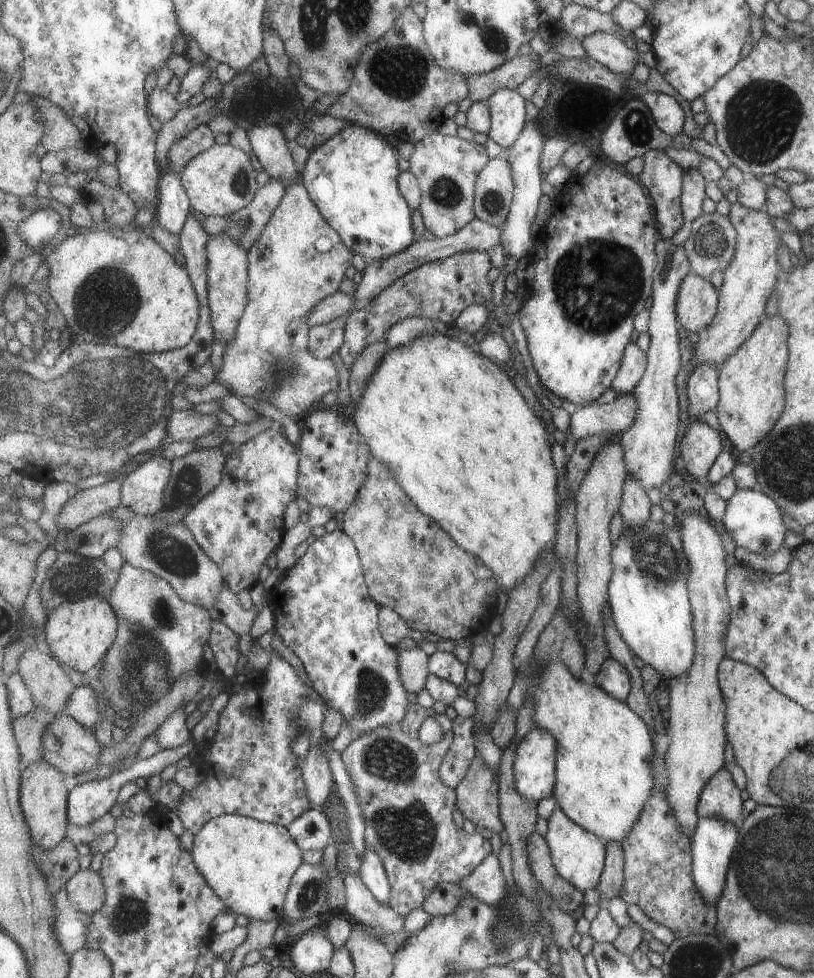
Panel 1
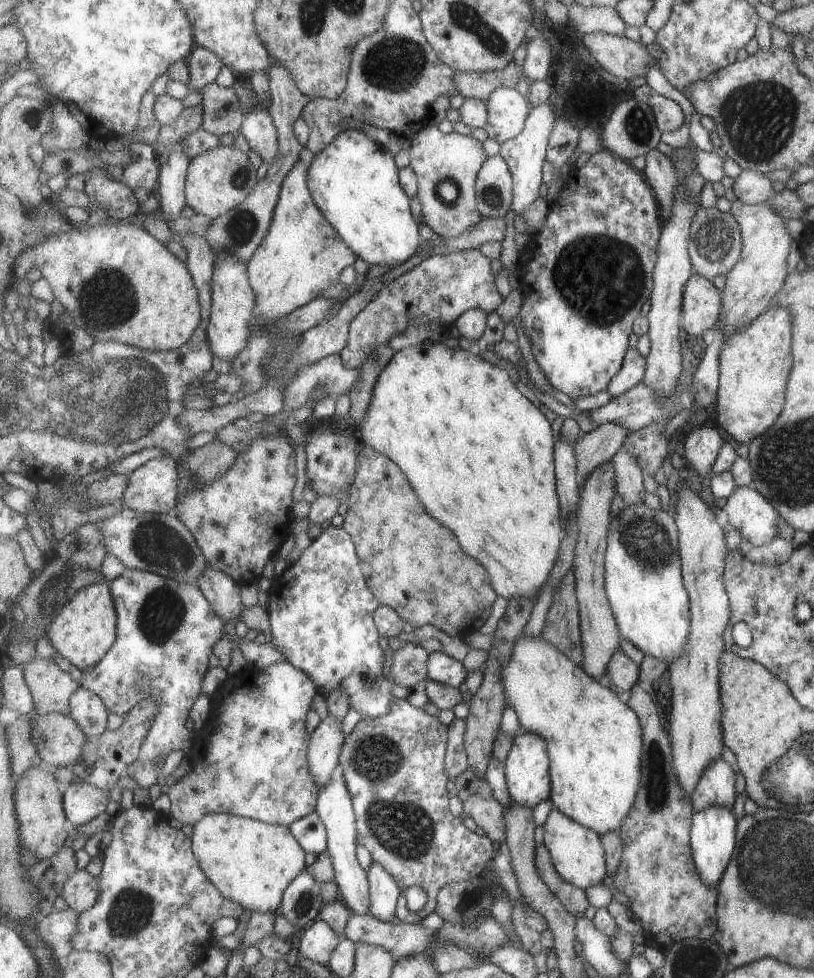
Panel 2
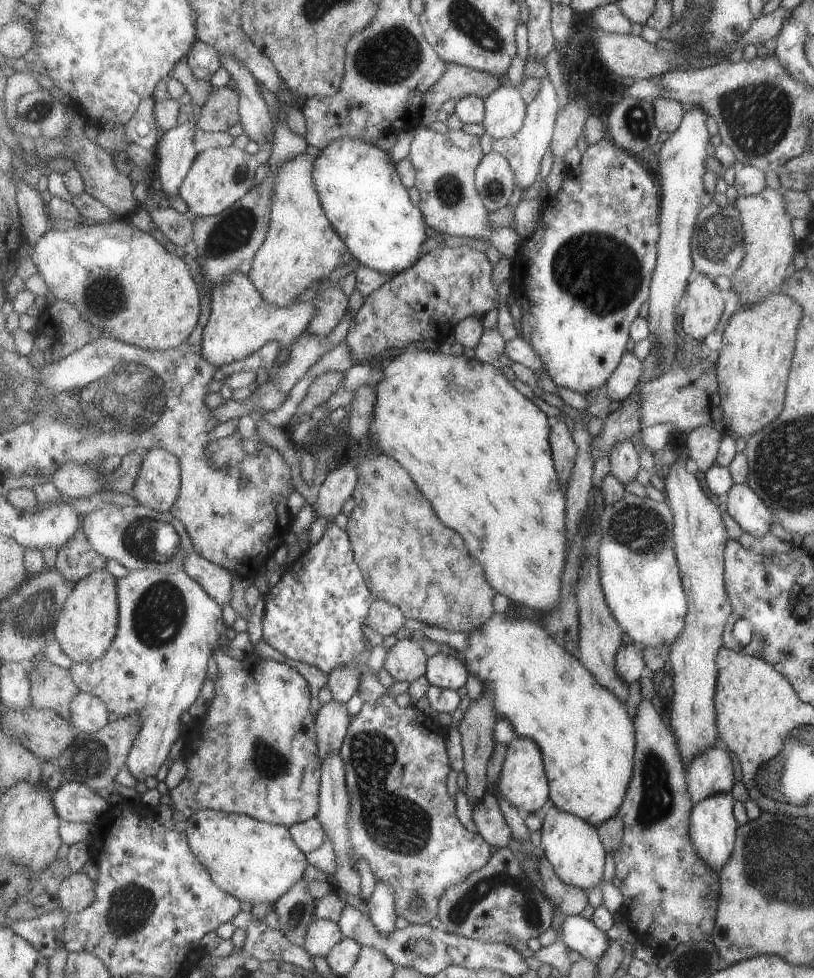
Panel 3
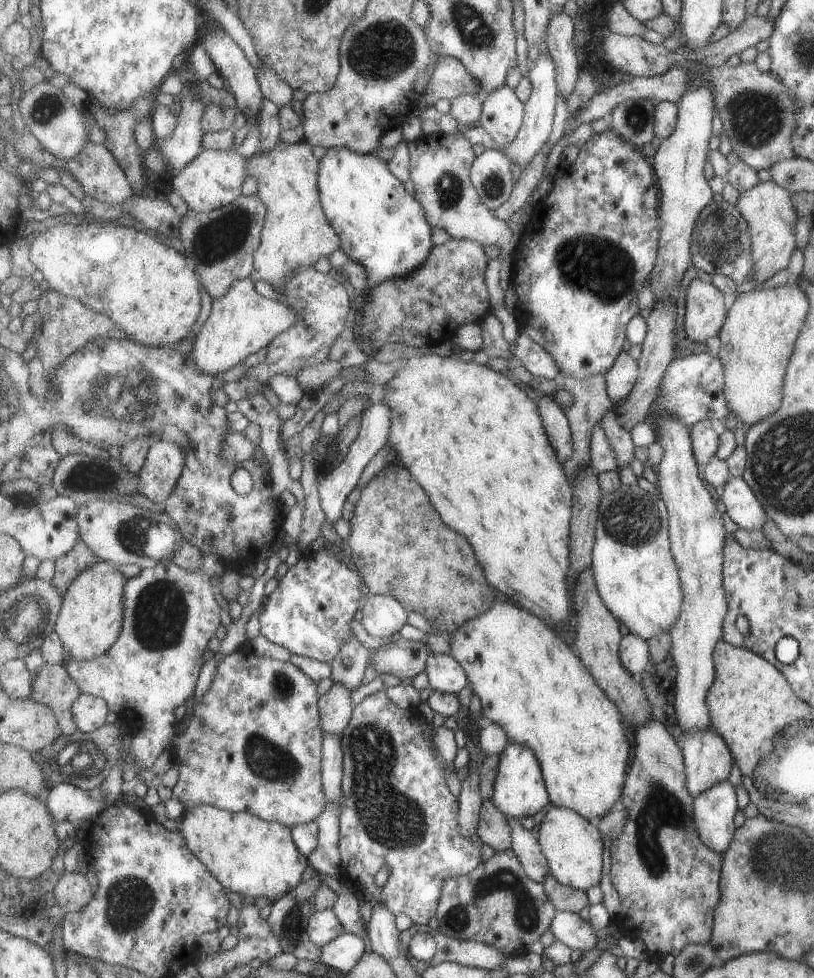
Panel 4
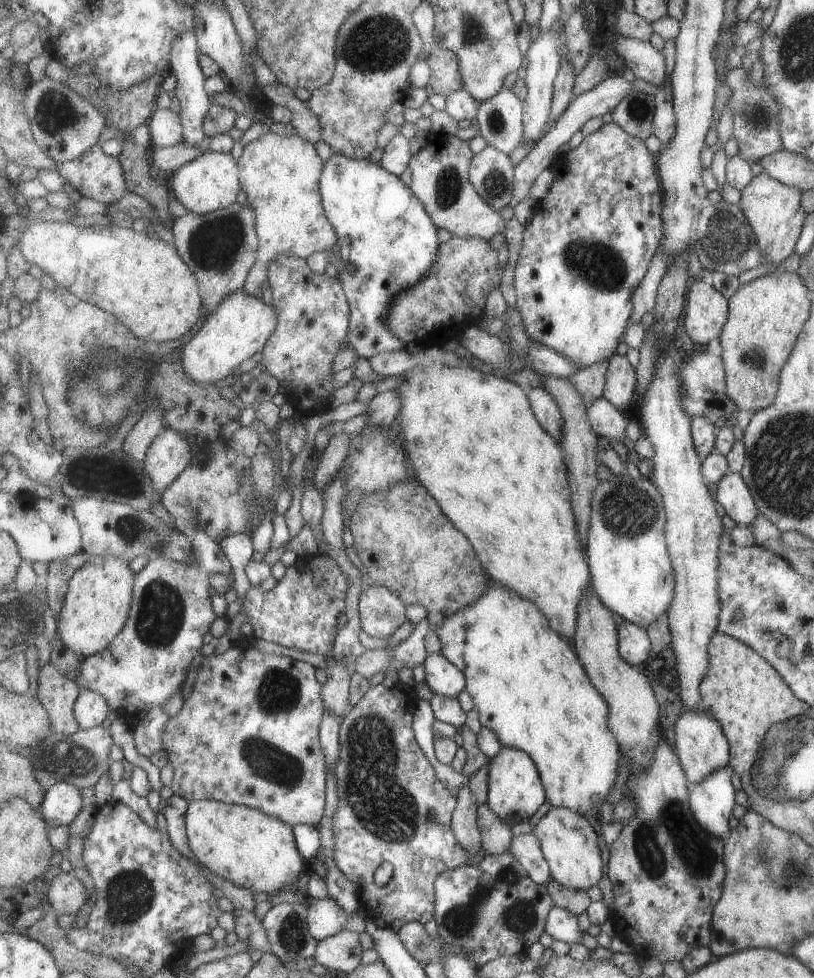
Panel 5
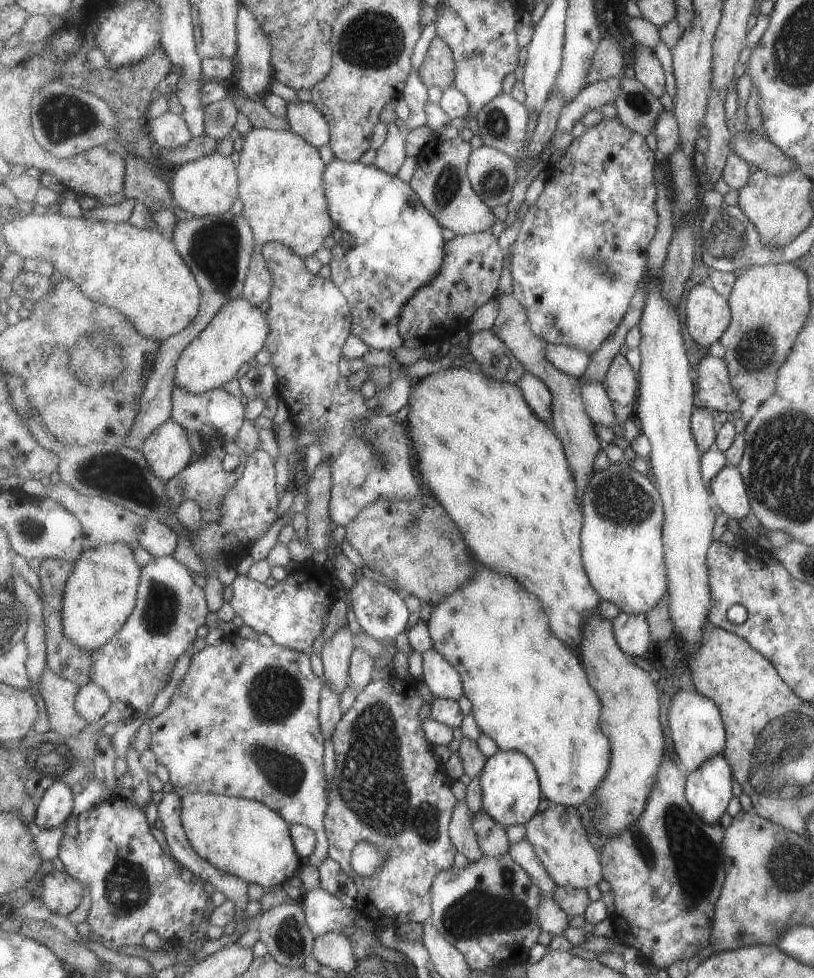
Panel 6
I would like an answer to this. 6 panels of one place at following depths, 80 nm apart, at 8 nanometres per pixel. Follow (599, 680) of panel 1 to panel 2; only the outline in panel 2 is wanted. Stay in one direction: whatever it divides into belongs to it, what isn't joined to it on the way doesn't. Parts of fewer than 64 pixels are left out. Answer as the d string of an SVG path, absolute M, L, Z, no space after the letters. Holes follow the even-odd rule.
M619 648L613 655L612 661L608 664L606 678L603 678L603 682L615 690L617 694L626 698L640 678L640 666L641 664L635 664L635 662Z

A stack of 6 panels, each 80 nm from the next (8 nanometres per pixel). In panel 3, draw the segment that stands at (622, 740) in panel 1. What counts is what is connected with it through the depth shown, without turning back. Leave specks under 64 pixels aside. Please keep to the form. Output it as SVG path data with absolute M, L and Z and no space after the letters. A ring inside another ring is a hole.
M508 610L502 614L495 613L480 629L473 631L468 636L469 647L463 651L461 658L469 669L471 675L480 676L484 680L484 692L493 691L495 697L495 710L498 718L505 717L512 720L519 737L525 737L537 742L544 754L544 763L550 782L550 800L554 806L565 813L577 815L585 819L589 824L599 828L613 816L619 816L620 808L624 805L629 785L634 775L636 763L636 719L629 714L625 703L613 691L605 688L597 680L597 677L578 659L572 655L564 646L561 646L543 626L543 622L532 619L528 614L523 619L512 619L508 616Z

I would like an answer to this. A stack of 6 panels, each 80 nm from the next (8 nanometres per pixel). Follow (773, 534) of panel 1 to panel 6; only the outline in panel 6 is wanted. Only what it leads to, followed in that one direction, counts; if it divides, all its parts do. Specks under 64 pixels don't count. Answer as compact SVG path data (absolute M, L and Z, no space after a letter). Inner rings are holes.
M727 465L711 484L714 503L731 519L740 521L751 514L750 500L739 467Z

